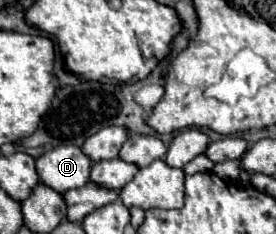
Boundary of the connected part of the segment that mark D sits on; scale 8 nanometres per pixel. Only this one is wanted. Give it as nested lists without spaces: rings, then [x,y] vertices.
[[[72,144],[56,146],[36,162],[40,182],[58,192],[86,186],[90,182],[90,168],[92,160],[82,152],[80,146]]]

